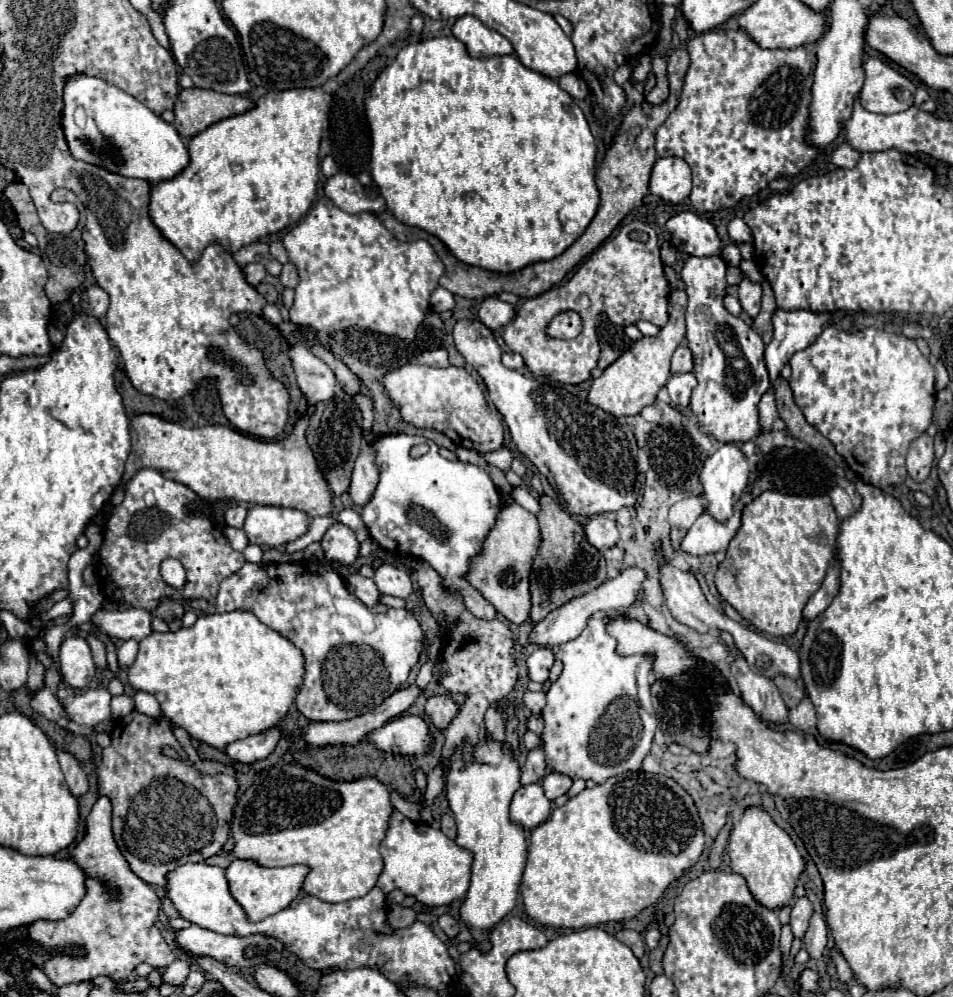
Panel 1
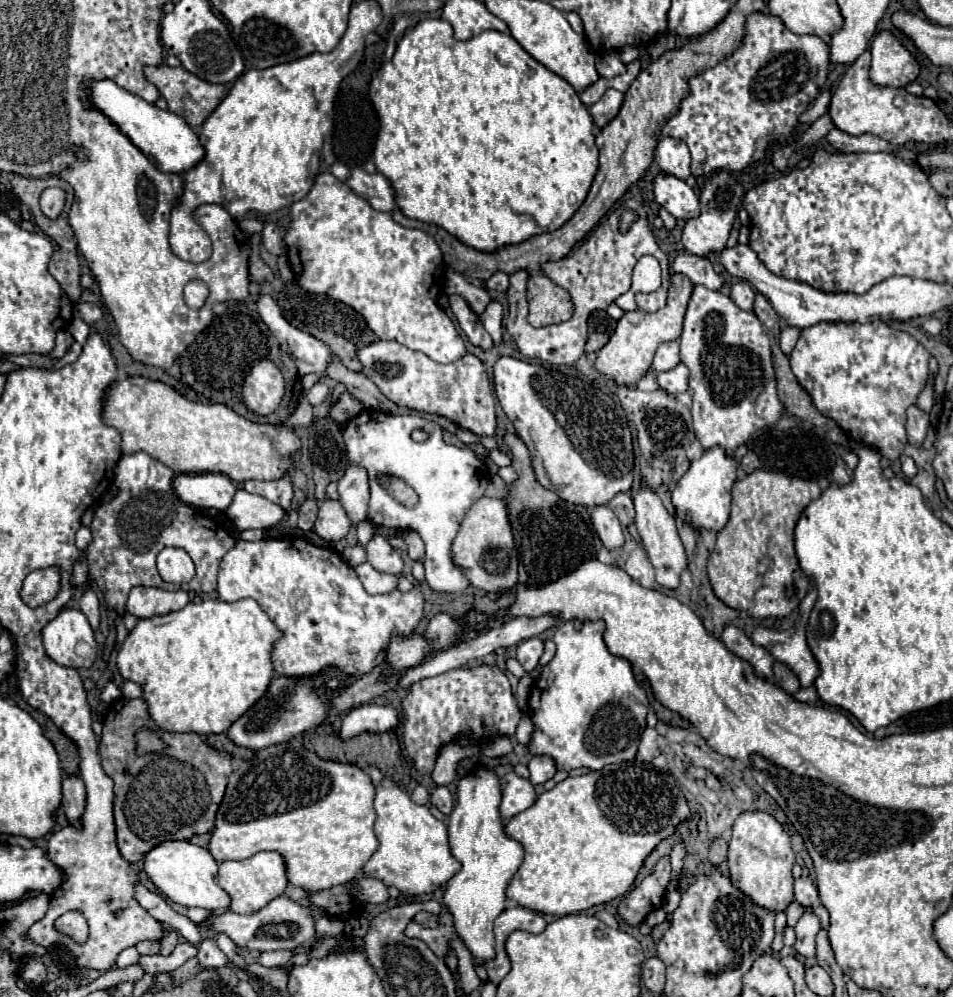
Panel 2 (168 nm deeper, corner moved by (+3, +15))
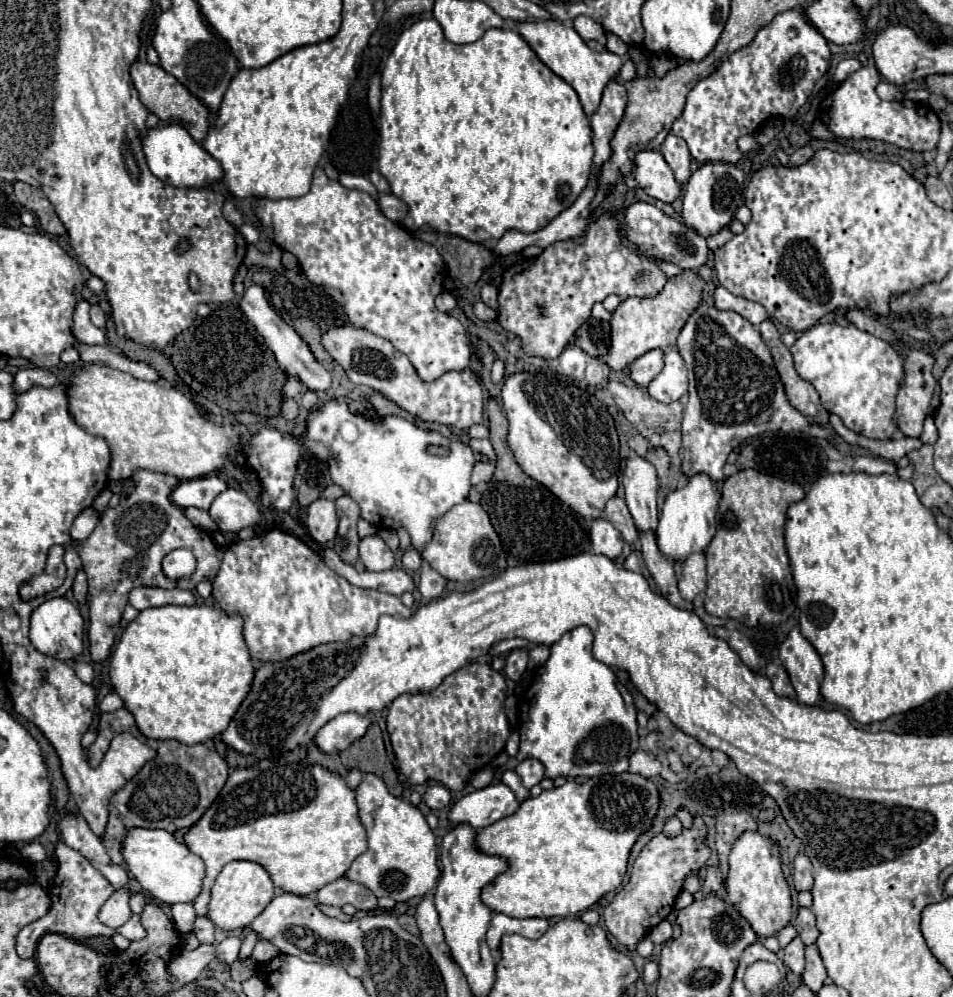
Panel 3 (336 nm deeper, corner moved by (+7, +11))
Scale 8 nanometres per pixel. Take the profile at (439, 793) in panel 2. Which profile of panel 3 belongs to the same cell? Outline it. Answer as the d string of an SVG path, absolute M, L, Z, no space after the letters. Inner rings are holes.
M429 785L423 799L431 809L443 809L445 805L449 805L451 795L449 795L445 785Z

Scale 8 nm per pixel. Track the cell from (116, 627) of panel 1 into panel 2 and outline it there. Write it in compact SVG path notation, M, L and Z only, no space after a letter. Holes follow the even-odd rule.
M133 587L127 599L127 613L137 619L149 619L153 615L167 615L179 611L189 603L185 591L163 591L155 587Z

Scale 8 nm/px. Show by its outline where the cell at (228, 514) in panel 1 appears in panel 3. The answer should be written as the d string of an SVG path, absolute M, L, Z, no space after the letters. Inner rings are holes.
M215 475L215 479L191 479L191 481L181 481L173 489L171 499L181 509L185 509L185 507L209 509L213 499L225 489L227 489L227 483L217 475Z

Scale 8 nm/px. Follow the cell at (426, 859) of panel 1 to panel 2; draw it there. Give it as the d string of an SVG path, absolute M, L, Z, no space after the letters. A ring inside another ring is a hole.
M391 779L377 785L375 795L375 835L379 849L363 867L363 875L381 879L387 887L395 885L403 895L433 893L459 873L461 863L453 857L447 841L447 825L435 819L425 805L417 805Z

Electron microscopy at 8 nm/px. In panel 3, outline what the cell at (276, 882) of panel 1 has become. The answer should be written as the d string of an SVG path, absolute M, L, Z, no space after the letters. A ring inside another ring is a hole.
M231 861L223 867L211 889L207 917L223 931L245 929L271 903L271 899L273 899L273 881L261 865L251 861Z

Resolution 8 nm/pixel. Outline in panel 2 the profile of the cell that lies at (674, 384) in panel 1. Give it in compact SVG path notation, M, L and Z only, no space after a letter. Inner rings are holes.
M679 363L677 367L657 373L657 383L661 389L665 389L671 395L679 395L683 391L687 391L687 383L689 383L689 369L685 363Z

